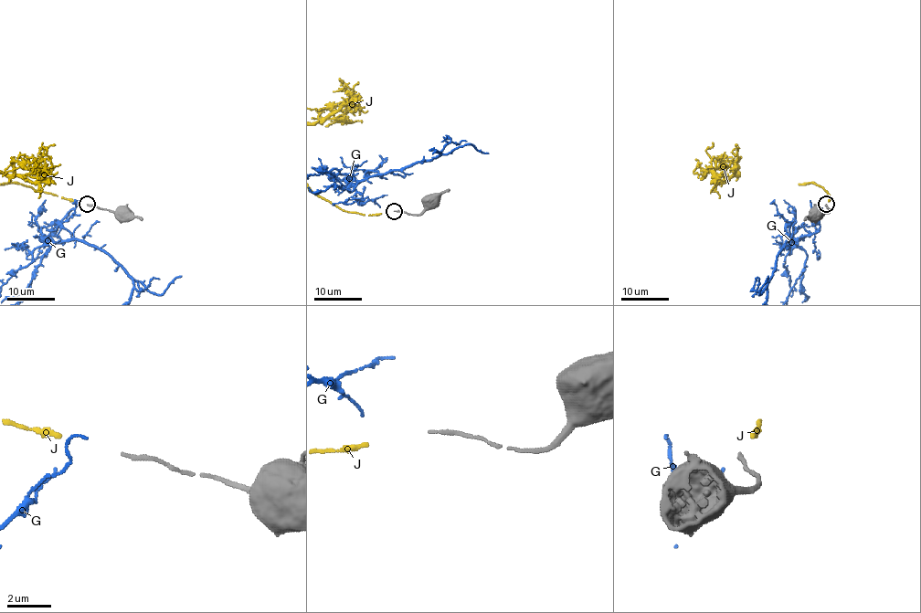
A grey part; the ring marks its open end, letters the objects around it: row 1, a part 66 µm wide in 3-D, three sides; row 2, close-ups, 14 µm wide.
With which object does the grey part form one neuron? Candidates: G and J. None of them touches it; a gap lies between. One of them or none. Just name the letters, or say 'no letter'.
J

